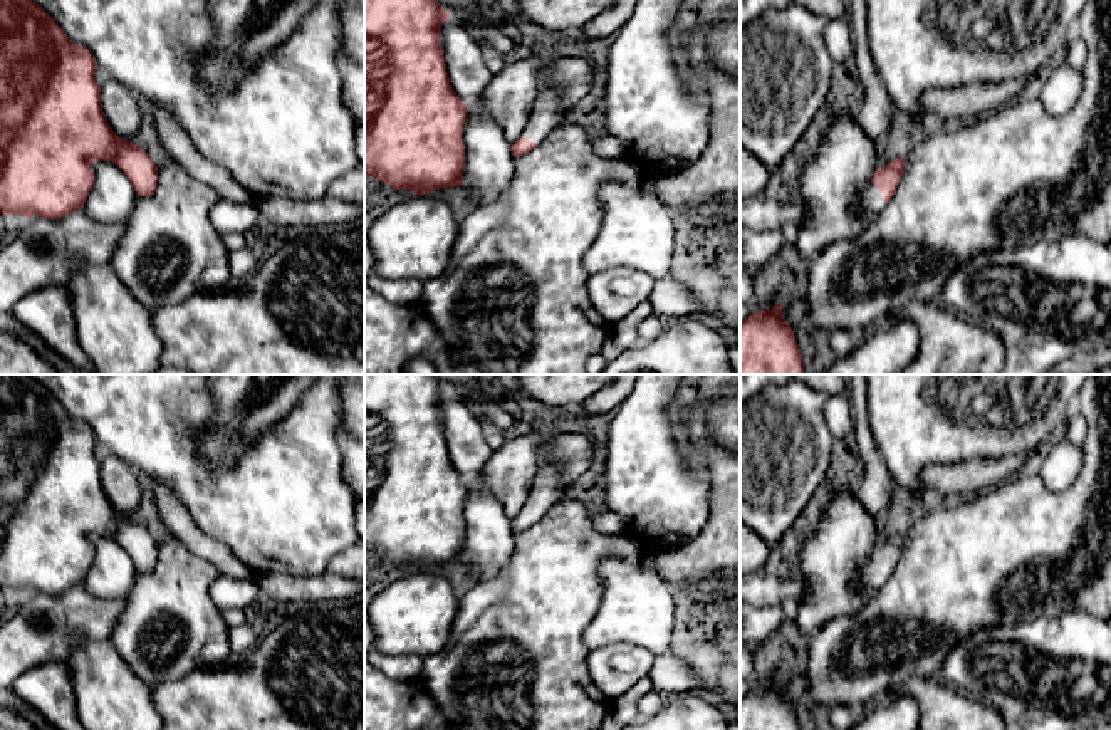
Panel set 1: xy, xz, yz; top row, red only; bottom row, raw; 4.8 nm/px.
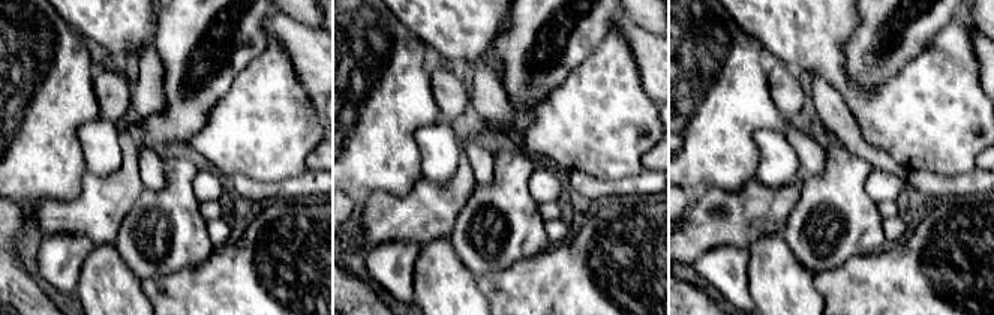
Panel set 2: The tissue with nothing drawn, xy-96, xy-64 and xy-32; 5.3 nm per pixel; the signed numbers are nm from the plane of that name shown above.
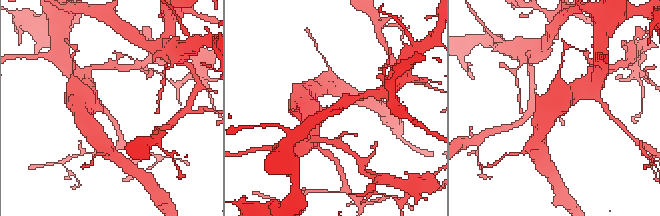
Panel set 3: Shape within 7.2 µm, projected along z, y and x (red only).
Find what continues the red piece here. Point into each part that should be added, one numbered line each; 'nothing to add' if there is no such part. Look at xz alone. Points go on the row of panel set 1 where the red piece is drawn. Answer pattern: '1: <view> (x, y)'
1: xz (549, 109)

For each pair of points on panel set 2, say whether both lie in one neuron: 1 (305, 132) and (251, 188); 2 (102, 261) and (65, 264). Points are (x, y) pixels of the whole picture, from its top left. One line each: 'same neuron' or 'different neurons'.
1: different neurons
2: different neurons

